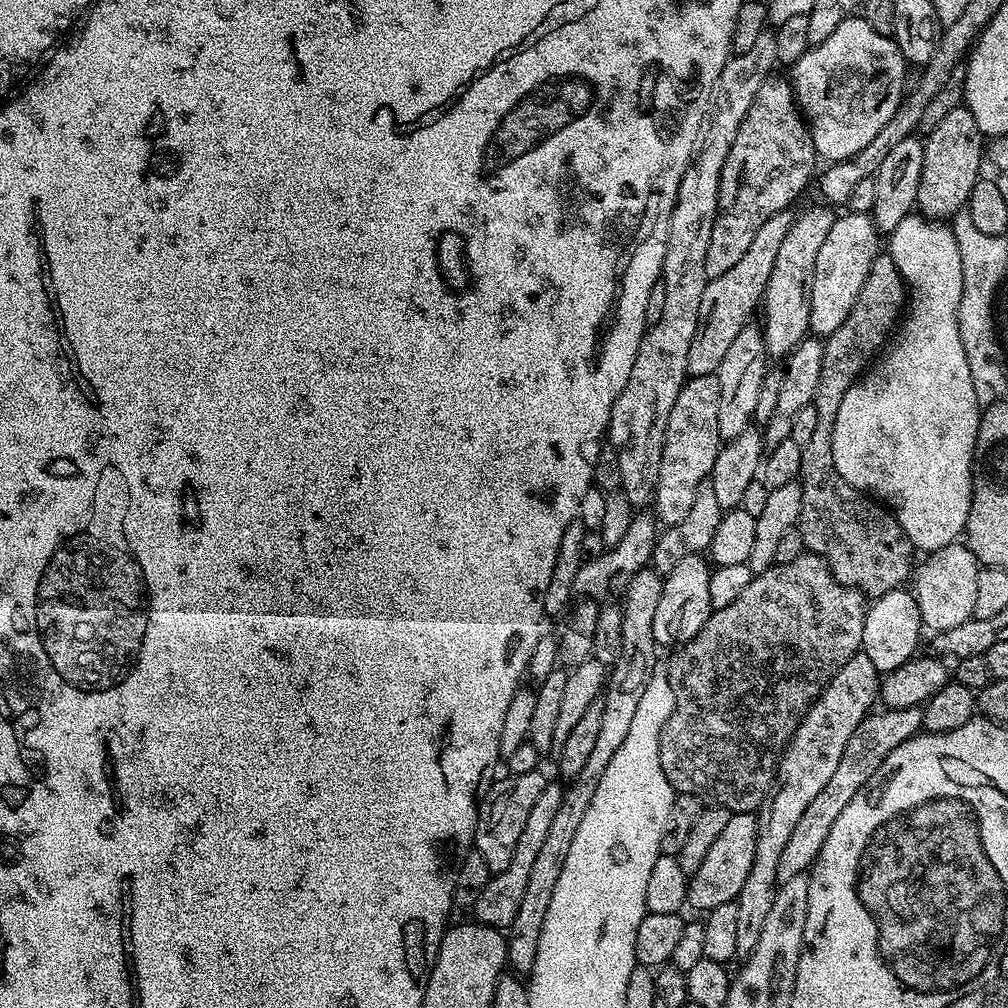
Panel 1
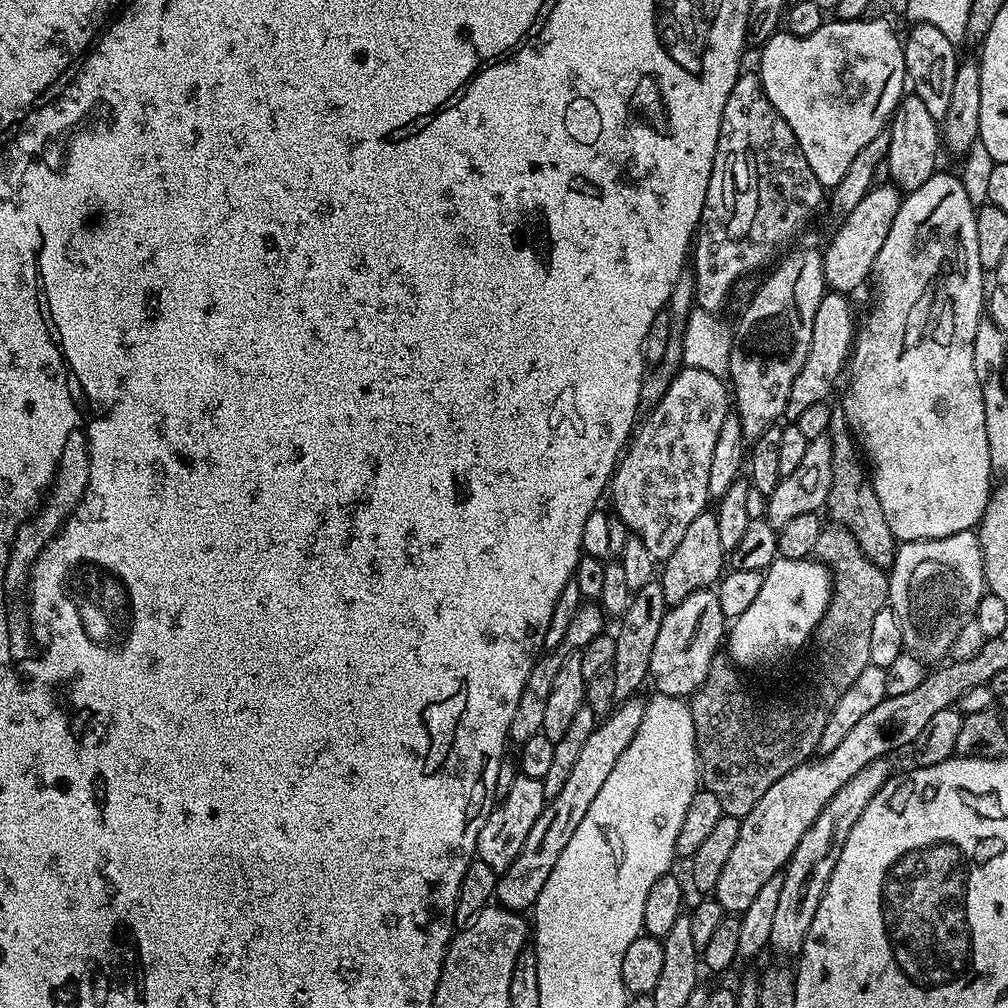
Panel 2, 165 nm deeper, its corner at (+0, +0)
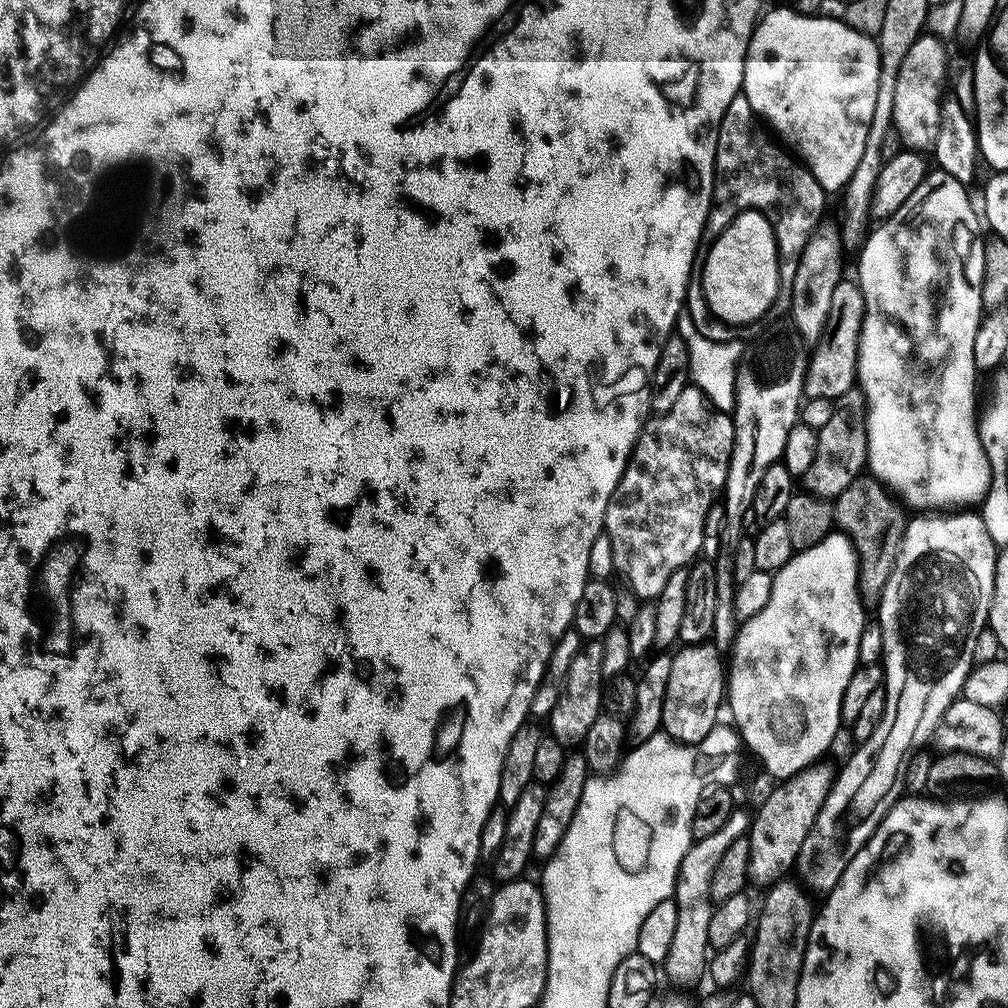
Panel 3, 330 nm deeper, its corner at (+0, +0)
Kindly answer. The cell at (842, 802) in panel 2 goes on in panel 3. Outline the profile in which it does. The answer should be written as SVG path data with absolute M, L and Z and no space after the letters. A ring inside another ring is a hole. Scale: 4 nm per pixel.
M966 513L920 514L918 518L911 517L905 525L900 553L878 605L878 623L884 643L882 687L888 694L886 710L874 734L870 734L870 738L857 747L860 749L845 762L844 769L839 769L810 834L806 834L806 842L802 842L795 871L800 872L799 883L809 893L827 894L834 890L834 886L838 886L854 854L866 846L888 811L905 795L906 761L913 752L923 749L927 740L929 743L933 739L940 719L963 693L966 678L972 673L974 646L978 646L978 634L982 634L987 625L988 611L994 598L998 545L986 529L983 515Z

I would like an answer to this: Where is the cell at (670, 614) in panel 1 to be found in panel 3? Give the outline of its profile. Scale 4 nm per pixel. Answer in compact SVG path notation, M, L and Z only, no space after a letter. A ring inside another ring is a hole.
M701 642L698 644L689 644L679 649L680 653L675 653L672 656L672 665L670 666L670 682L666 682L666 698L664 699L664 709L662 710L662 730L663 732L672 737L673 740L678 740L682 744L701 744L704 739L710 734L710 730L714 730L718 721L721 719L720 708L722 712L722 705L726 700L726 660L722 657L721 649L717 648L715 643Z

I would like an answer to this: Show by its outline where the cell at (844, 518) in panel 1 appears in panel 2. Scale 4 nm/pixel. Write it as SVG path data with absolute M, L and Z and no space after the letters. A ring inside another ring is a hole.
M833 407L826 435L832 444L832 481L826 505L826 512L832 515L831 523L854 534L866 556L879 568L891 569L898 541L886 522L886 514L882 514L882 505L878 503L878 494L874 494L869 469L862 459L862 452L853 437L852 429L848 426L843 407Z

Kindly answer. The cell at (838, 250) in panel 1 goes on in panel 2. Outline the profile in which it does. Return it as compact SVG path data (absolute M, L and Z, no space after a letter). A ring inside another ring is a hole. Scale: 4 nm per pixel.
M885 182L877 184L866 194L866 198L862 198L862 202L858 202L858 206L854 206L854 210L850 210L850 214L846 219L839 221L836 233L832 236L832 241L828 244L828 249L823 249L824 258L824 283L831 291L852 294L855 288L860 288L872 275L872 267L878 258L878 250L882 250L882 242L886 242L886 234L890 234L890 226L894 226L894 218L898 218L898 210L900 209L900 201L902 193L895 184Z

